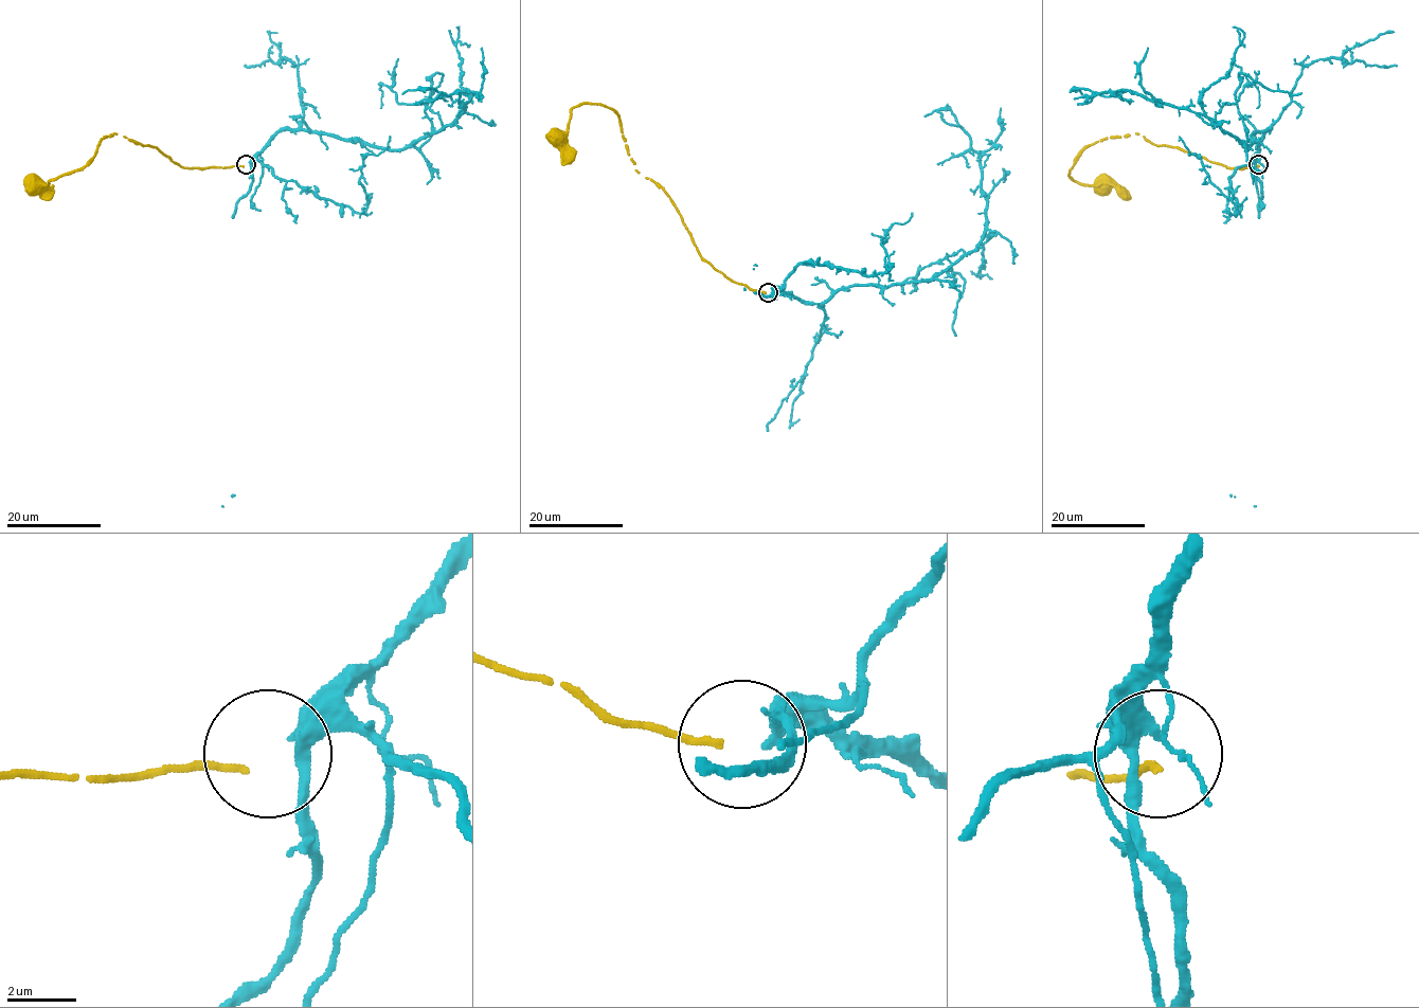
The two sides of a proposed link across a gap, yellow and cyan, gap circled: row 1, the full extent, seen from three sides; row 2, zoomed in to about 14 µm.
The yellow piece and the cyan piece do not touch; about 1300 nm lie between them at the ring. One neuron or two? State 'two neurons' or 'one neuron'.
one neuron

